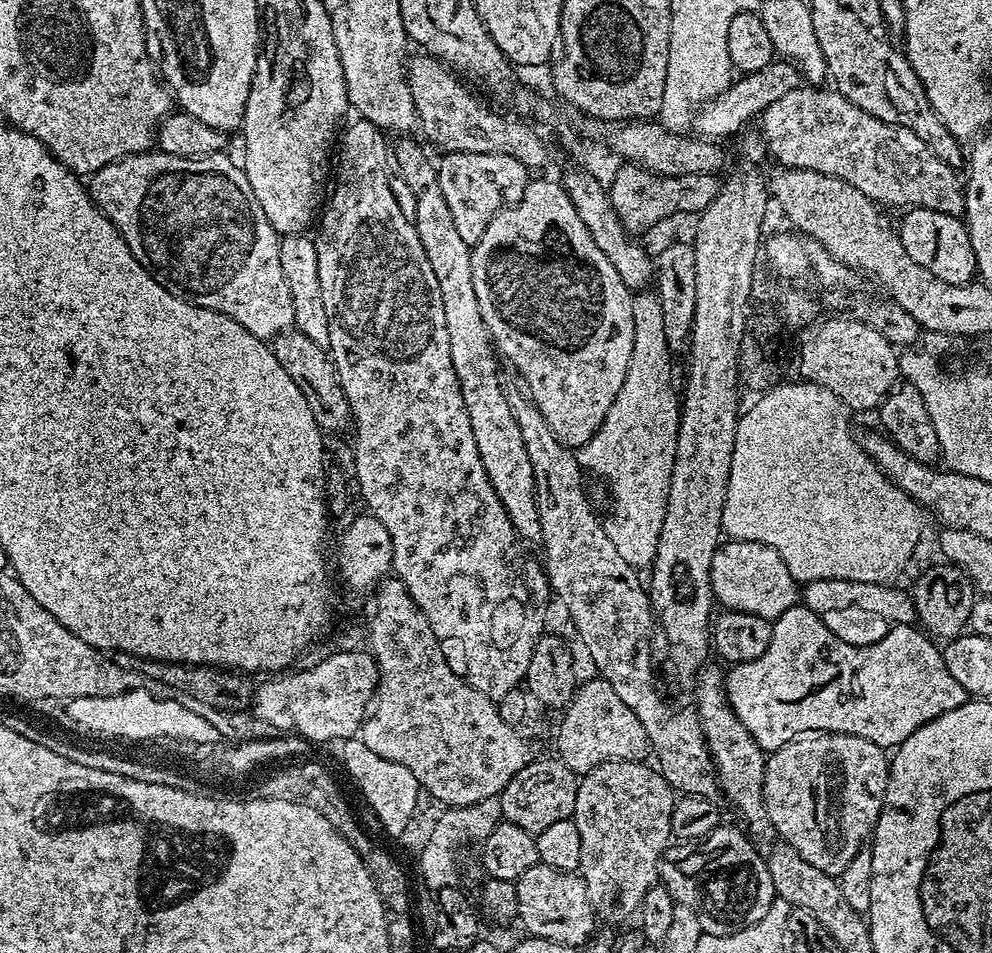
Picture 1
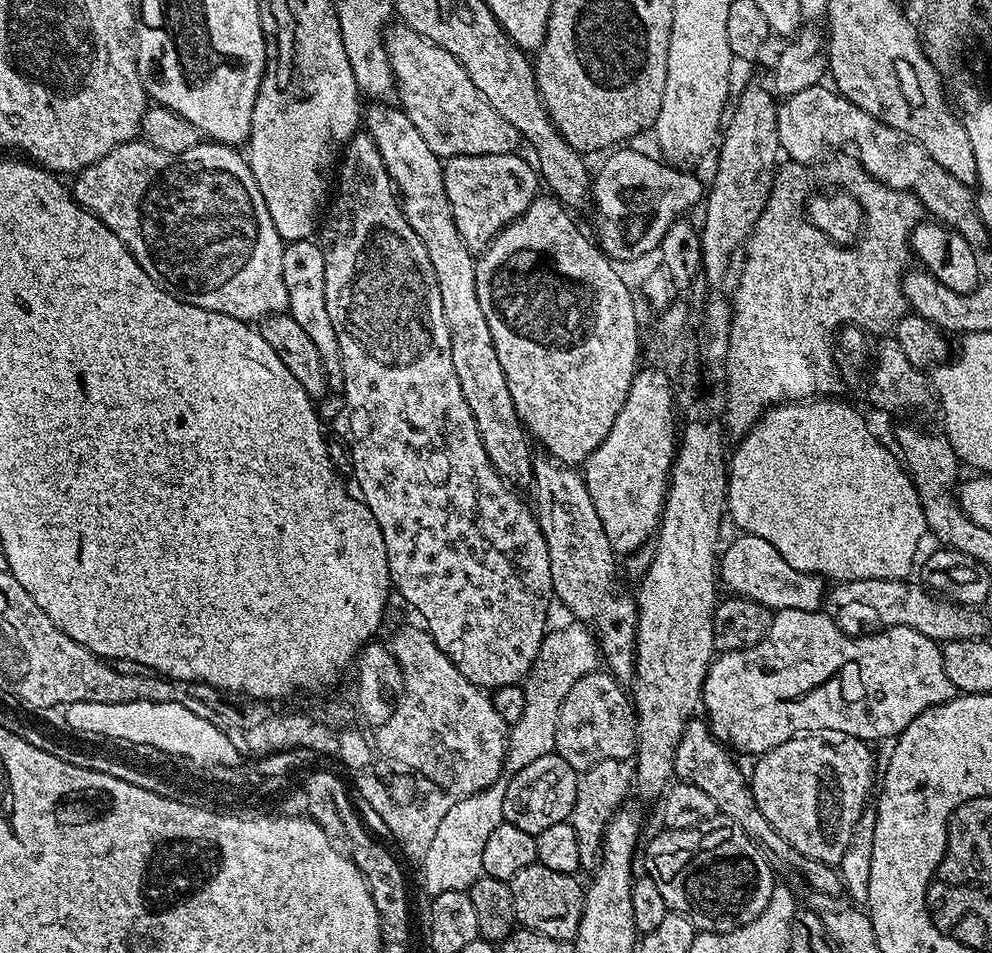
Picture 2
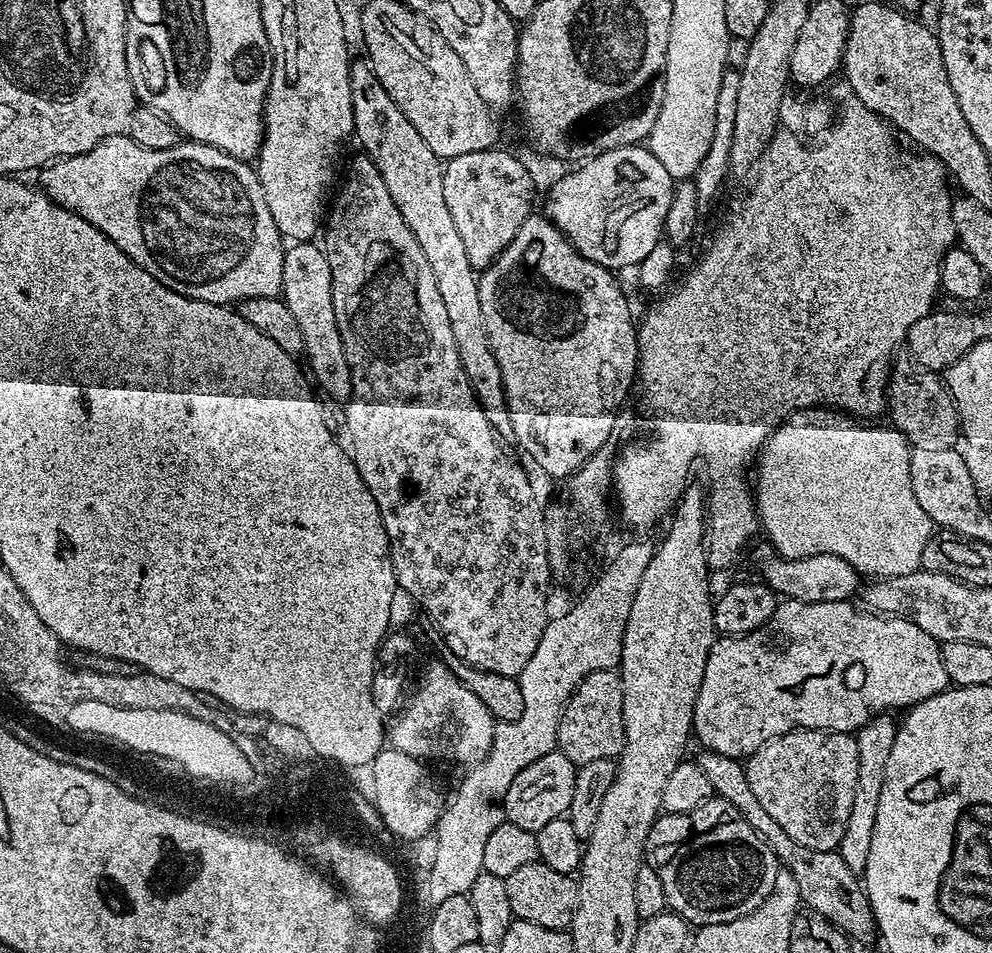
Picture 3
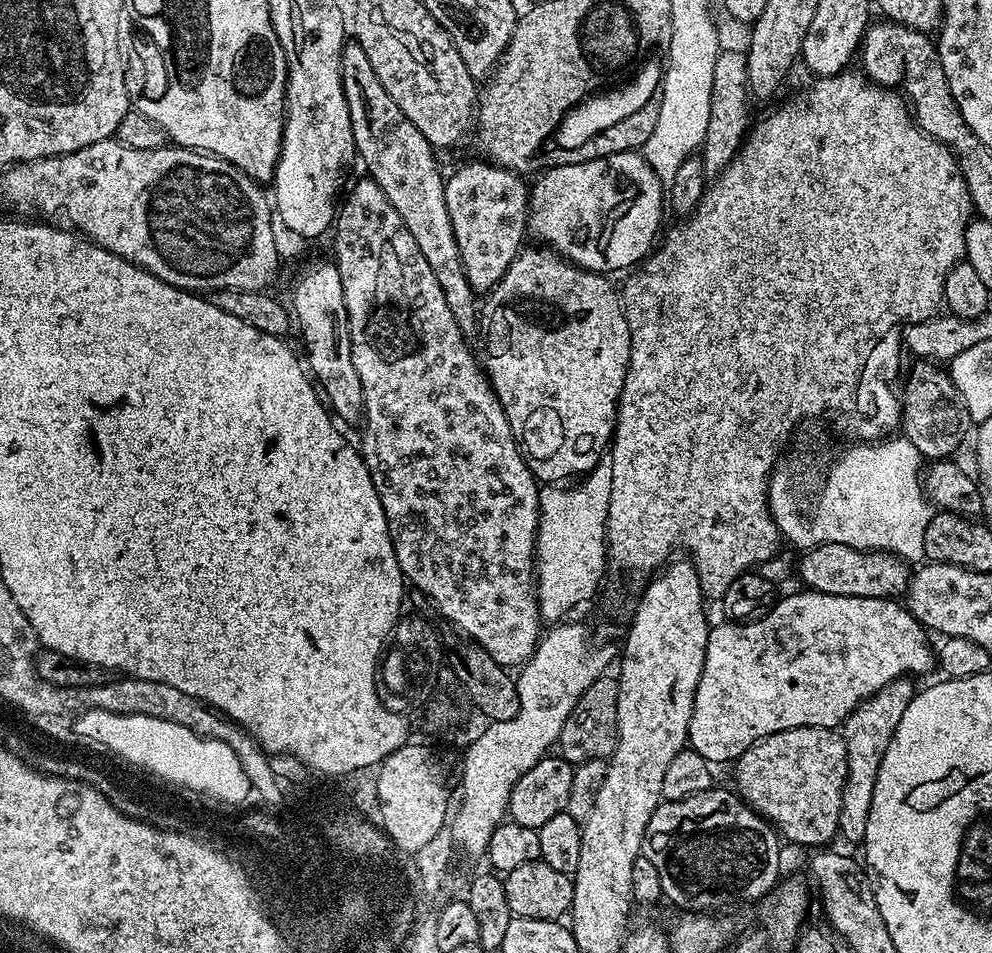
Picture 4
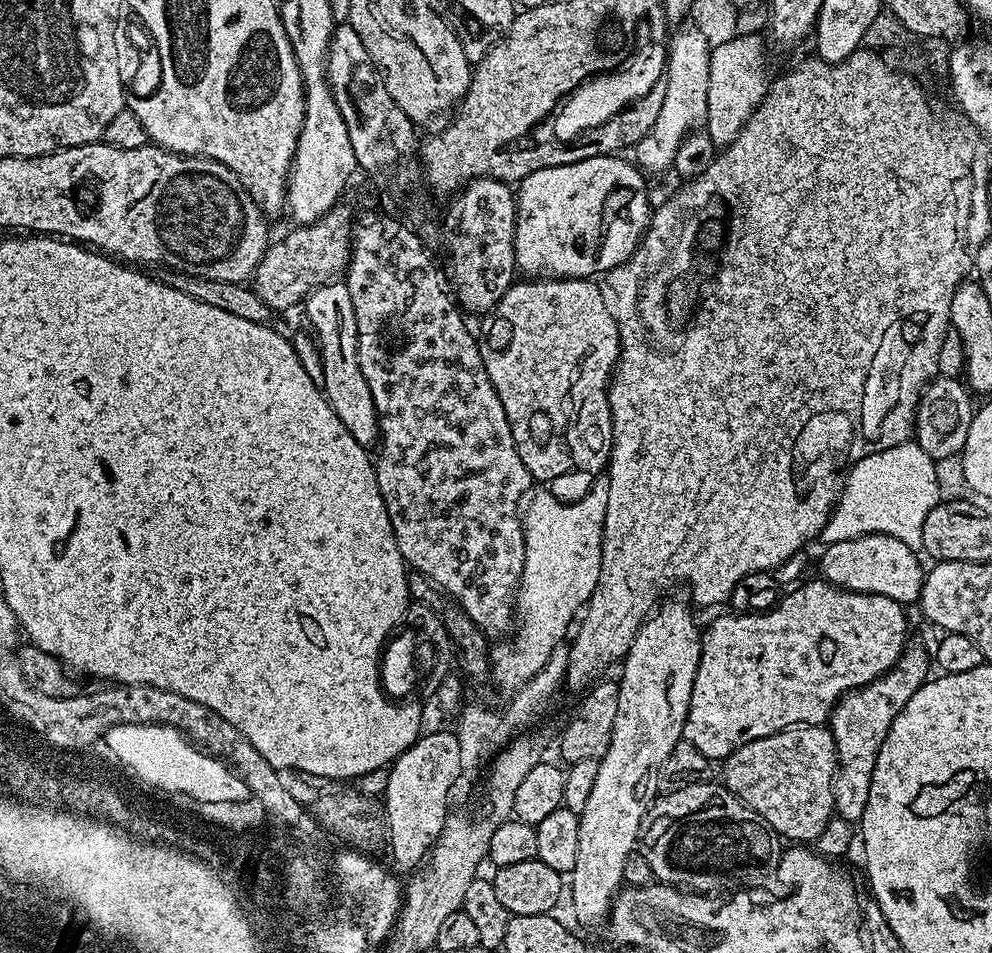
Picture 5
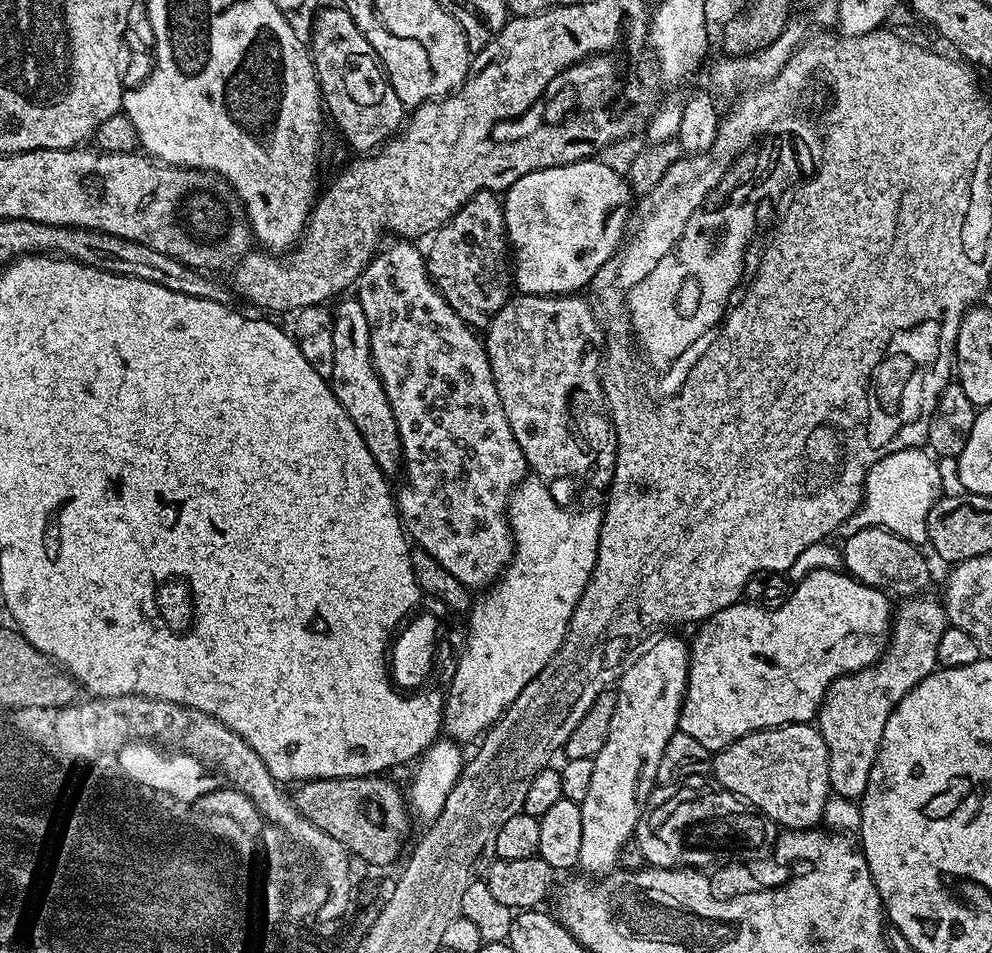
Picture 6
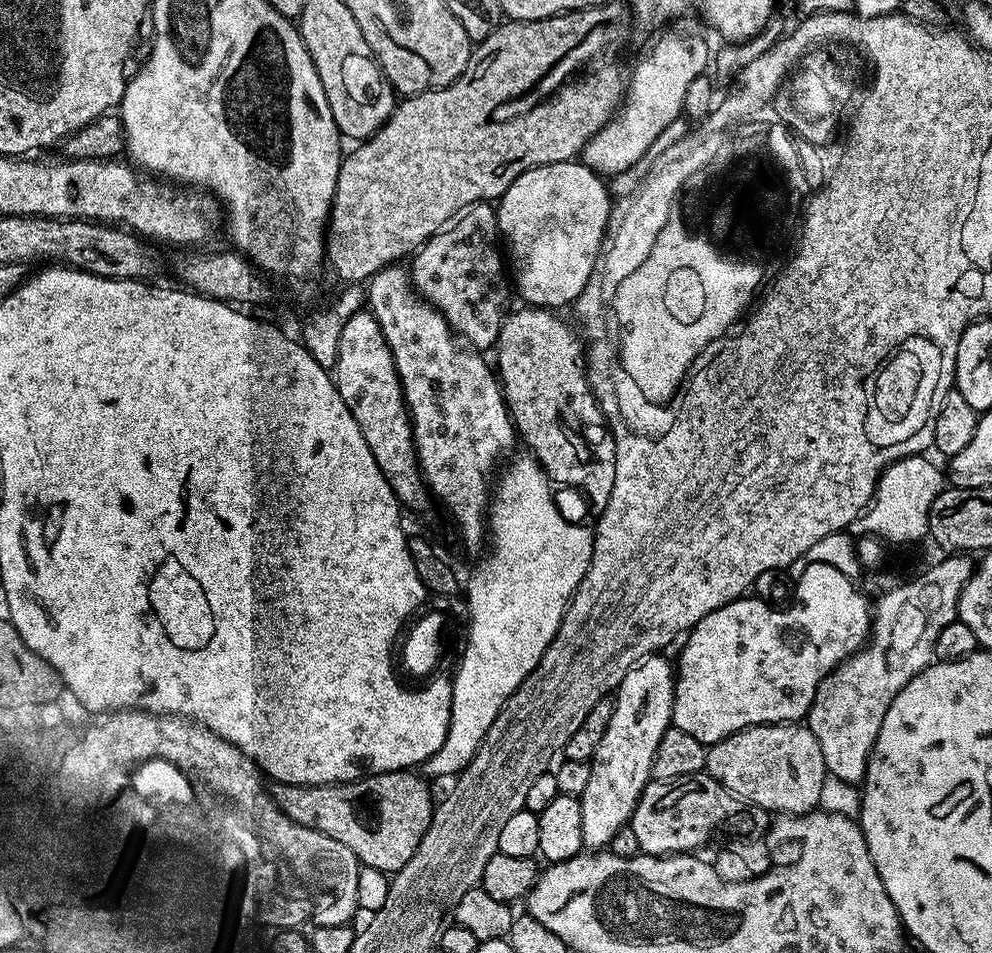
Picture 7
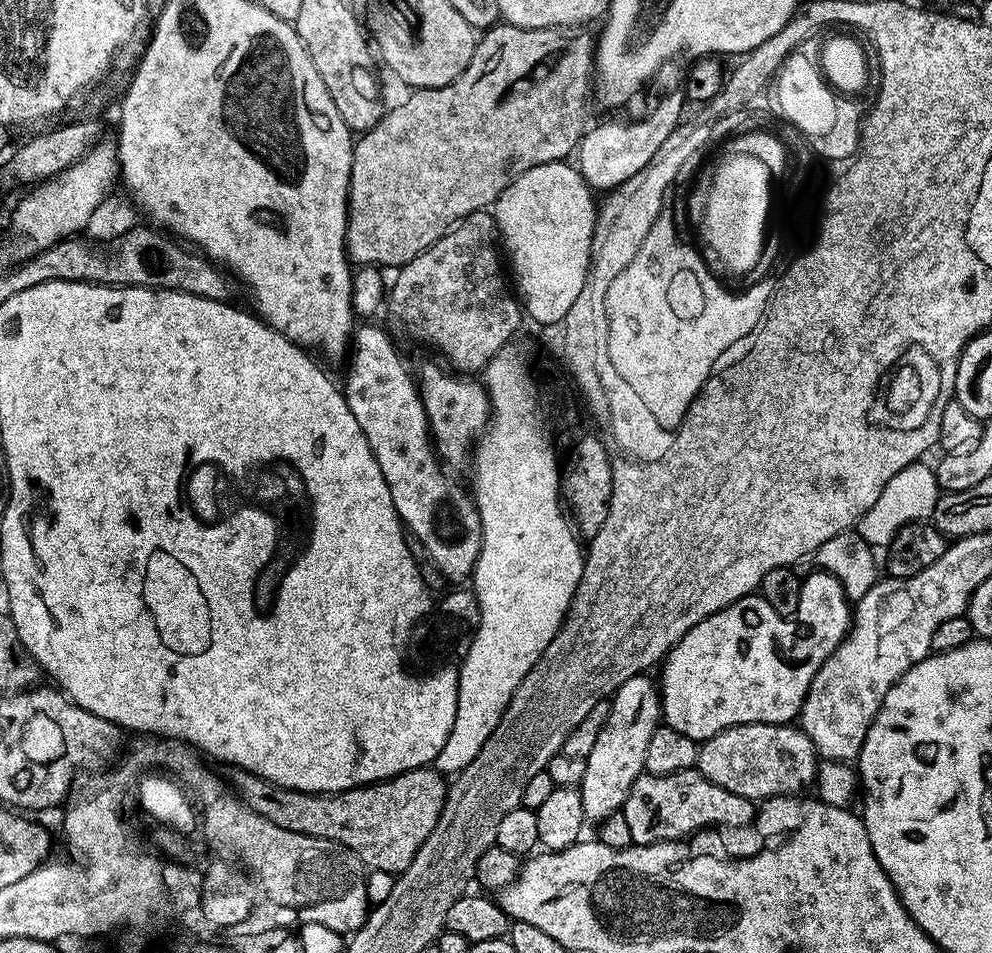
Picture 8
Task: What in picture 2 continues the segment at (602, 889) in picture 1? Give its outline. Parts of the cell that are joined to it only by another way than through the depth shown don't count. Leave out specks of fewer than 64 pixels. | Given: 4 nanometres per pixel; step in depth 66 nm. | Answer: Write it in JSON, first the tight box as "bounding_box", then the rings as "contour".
{"bounding_box":[570,760,634,870],"contour":[[[626,760],[598,762],[587,768],[585,772],[579,773],[576,785],[578,794],[574,798],[570,823],[574,826],[574,834],[578,834],[581,869],[588,870],[597,863],[604,842],[604,827],[607,826],[608,819],[623,805],[620,803],[627,798],[628,791],[634,788],[634,768]]]}

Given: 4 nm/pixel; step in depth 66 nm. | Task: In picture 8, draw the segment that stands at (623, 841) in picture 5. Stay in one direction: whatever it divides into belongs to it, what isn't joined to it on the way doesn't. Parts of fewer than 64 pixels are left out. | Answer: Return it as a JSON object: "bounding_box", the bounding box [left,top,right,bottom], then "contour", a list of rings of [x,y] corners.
{"bounding_box":[578,674,662,822],"contour":[[[641,674],[622,682],[618,691],[611,697],[612,709],[598,734],[598,742],[594,742],[594,750],[590,750],[586,760],[586,774],[578,786],[585,821],[599,822],[605,820],[610,814],[621,811],[630,794],[630,786],[634,786],[634,782],[644,772],[646,746],[650,742],[650,734],[654,734],[654,730],[662,722],[660,690],[657,681],[653,677],[651,680],[650,677],[651,675]]]}

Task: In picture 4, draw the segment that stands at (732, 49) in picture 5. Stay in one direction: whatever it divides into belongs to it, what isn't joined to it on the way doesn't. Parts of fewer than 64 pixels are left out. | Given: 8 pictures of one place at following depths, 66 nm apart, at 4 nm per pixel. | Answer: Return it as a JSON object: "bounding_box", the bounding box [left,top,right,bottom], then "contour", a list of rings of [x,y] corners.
{"bounding_box":[700,51,750,178],"contour":[[[730,51],[719,52],[716,64],[714,64],[708,128],[706,128],[705,140],[703,140],[700,149],[703,170],[708,178],[719,176],[722,169],[740,151],[740,147],[744,143],[750,128],[748,104],[750,105],[747,55]]]}

